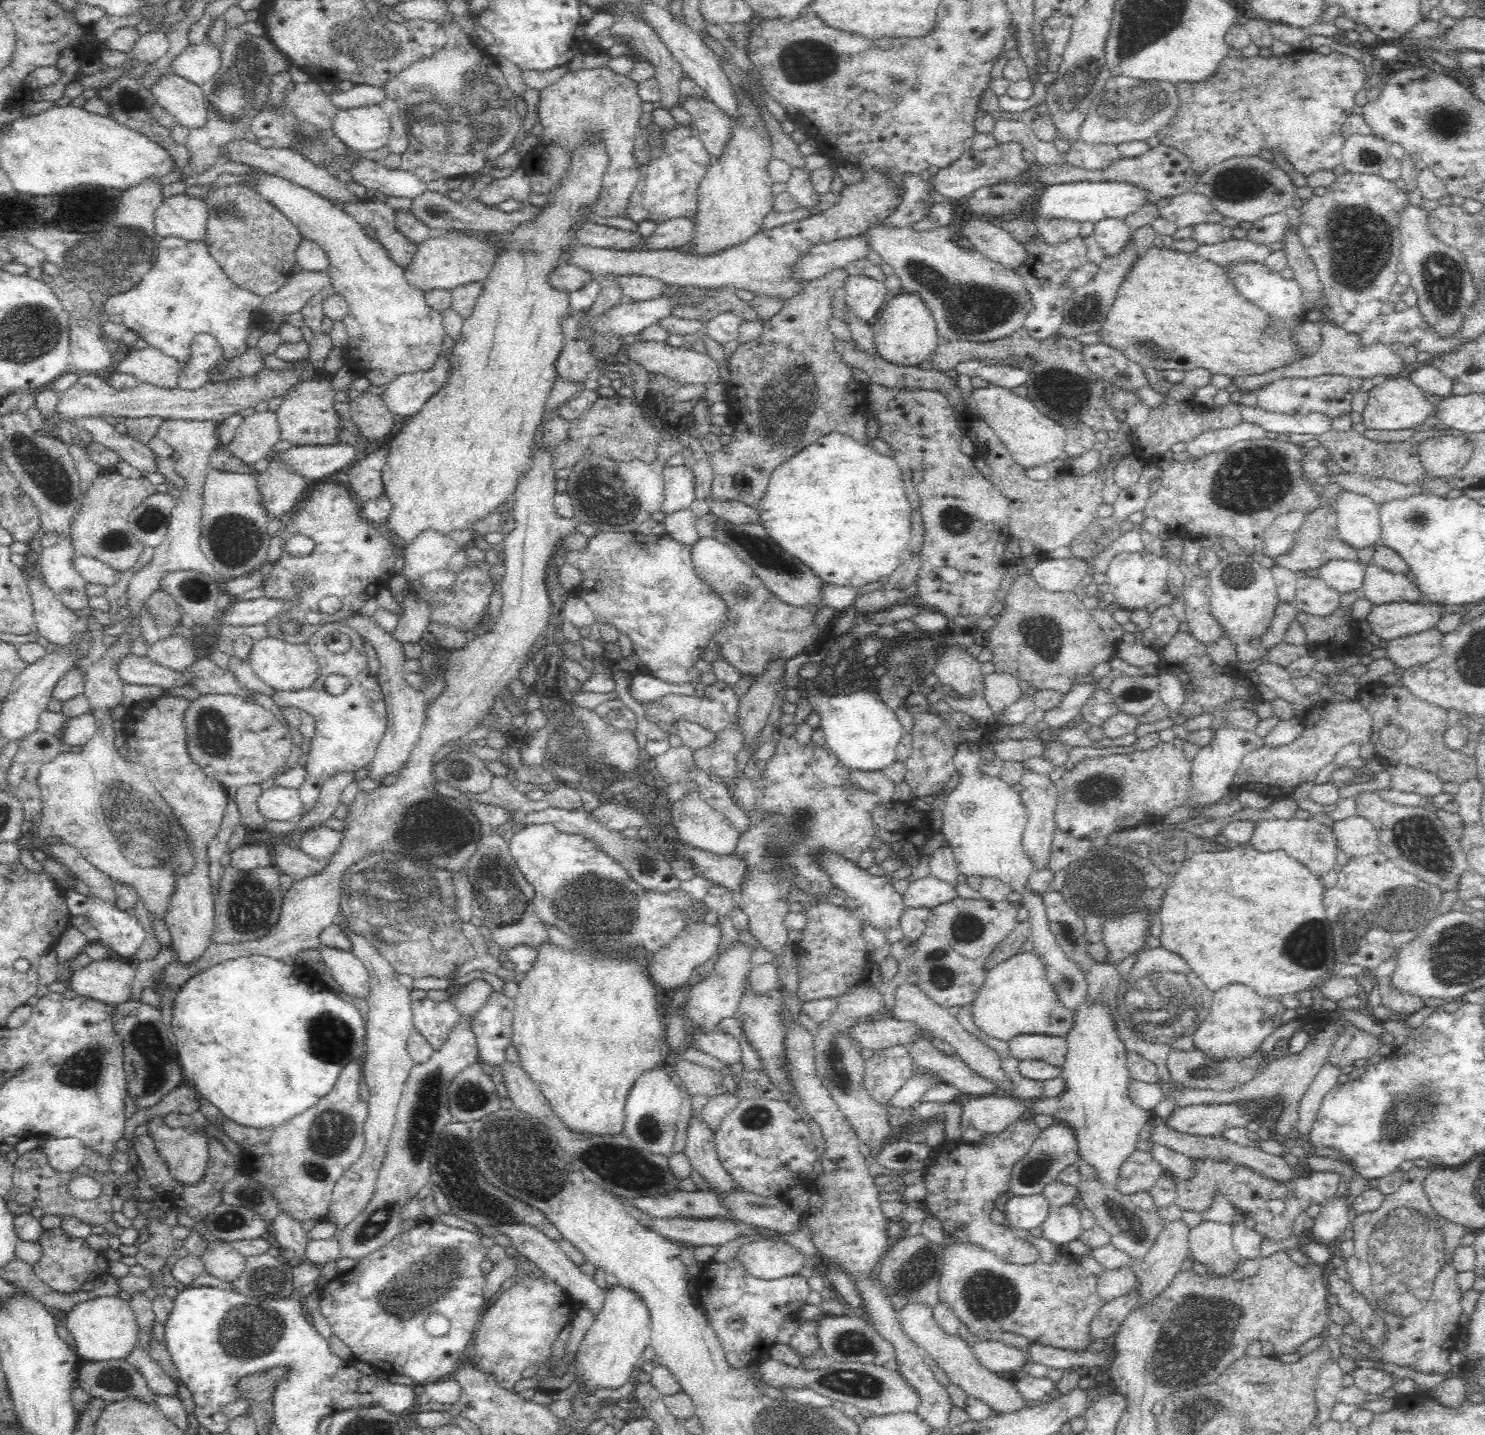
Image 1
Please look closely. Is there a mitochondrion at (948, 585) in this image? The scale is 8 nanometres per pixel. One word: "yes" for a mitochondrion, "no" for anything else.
no

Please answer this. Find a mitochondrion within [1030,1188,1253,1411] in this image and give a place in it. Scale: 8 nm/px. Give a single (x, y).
(1195, 1333)

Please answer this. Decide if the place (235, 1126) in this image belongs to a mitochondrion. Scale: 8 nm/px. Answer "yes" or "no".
no

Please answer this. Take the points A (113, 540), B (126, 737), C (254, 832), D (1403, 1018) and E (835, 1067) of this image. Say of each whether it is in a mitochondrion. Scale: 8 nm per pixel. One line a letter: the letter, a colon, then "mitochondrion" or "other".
A: mitochondrion
B: other
C: other
D: other
E: mitochondrion

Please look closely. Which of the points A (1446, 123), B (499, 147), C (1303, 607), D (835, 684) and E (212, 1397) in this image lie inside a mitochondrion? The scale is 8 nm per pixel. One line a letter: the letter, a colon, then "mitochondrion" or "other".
A: mitochondrion
B: mitochondrion
C: other
D: other
E: other

